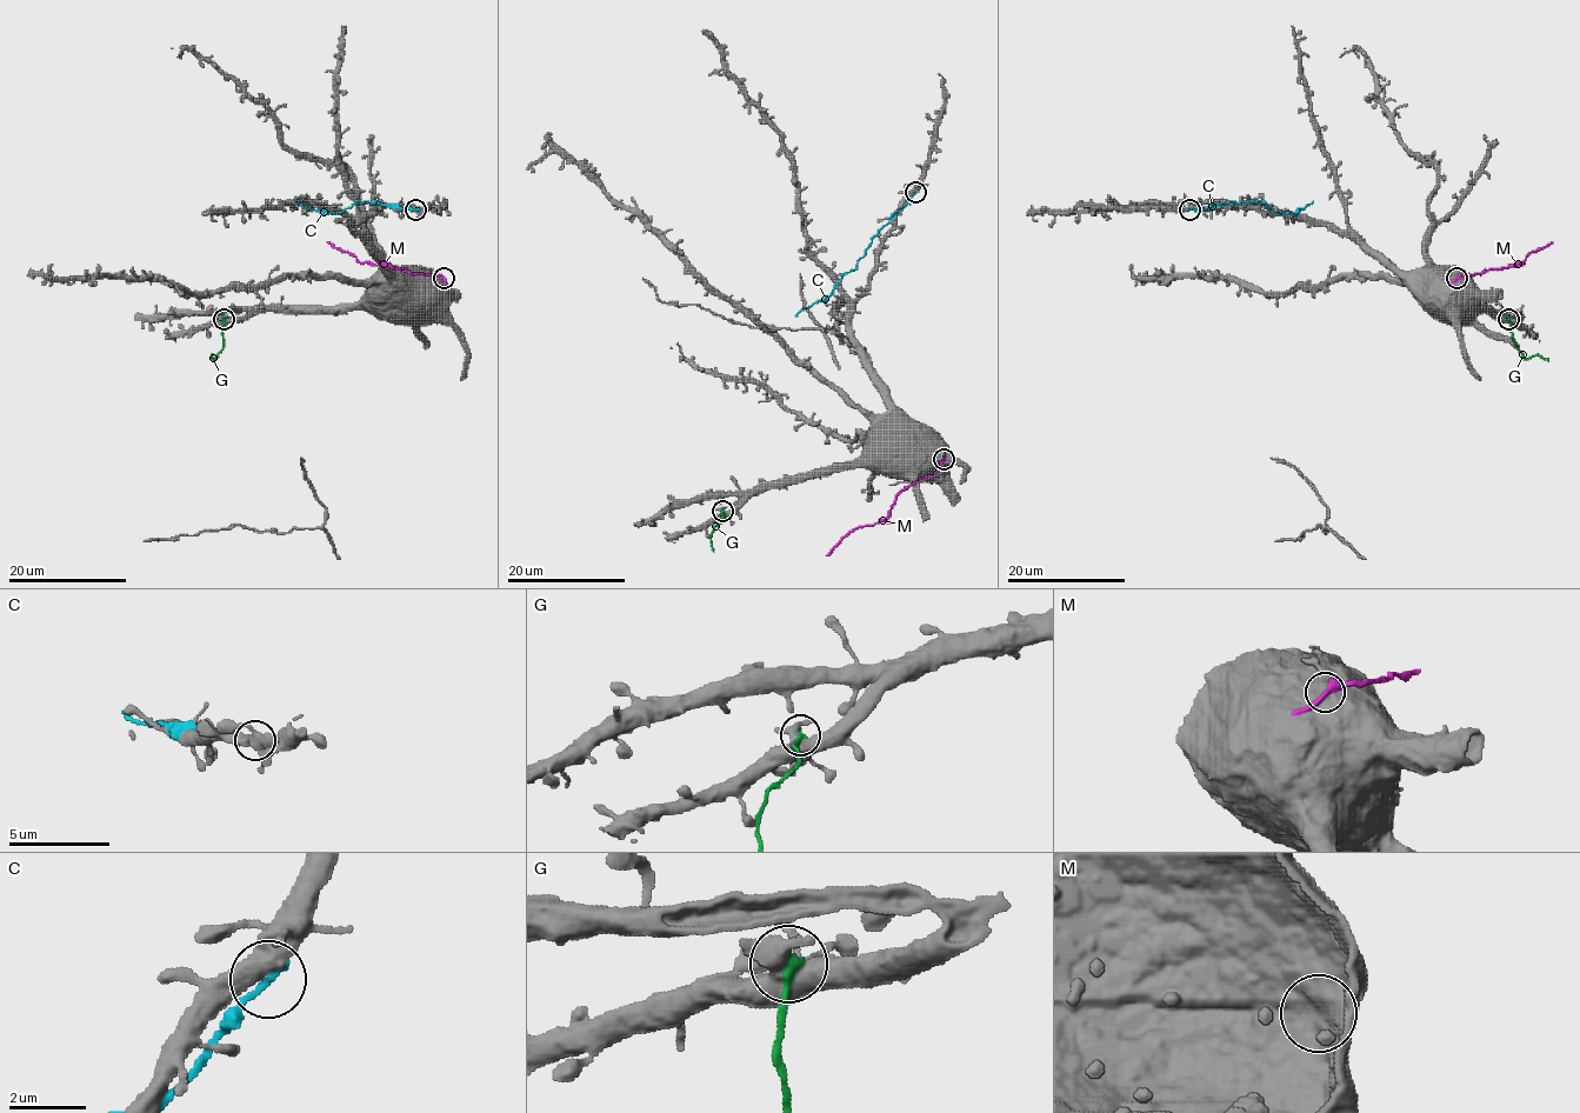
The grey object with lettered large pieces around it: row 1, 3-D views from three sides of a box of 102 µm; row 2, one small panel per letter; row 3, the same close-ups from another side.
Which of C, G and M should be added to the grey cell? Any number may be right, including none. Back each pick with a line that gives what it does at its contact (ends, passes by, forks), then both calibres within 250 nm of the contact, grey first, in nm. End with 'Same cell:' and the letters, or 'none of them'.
Same cell: none of them

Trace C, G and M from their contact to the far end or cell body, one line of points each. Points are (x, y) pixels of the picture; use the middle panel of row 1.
C: (915, 193), (873, 238), (857, 266), (842, 277), (833, 291), (795, 315)
G: (724, 511), (711, 542), (713, 551)
M: (944, 460), (932, 474), (908, 485), (897, 497), (890, 514), (850, 532), (826, 555)

